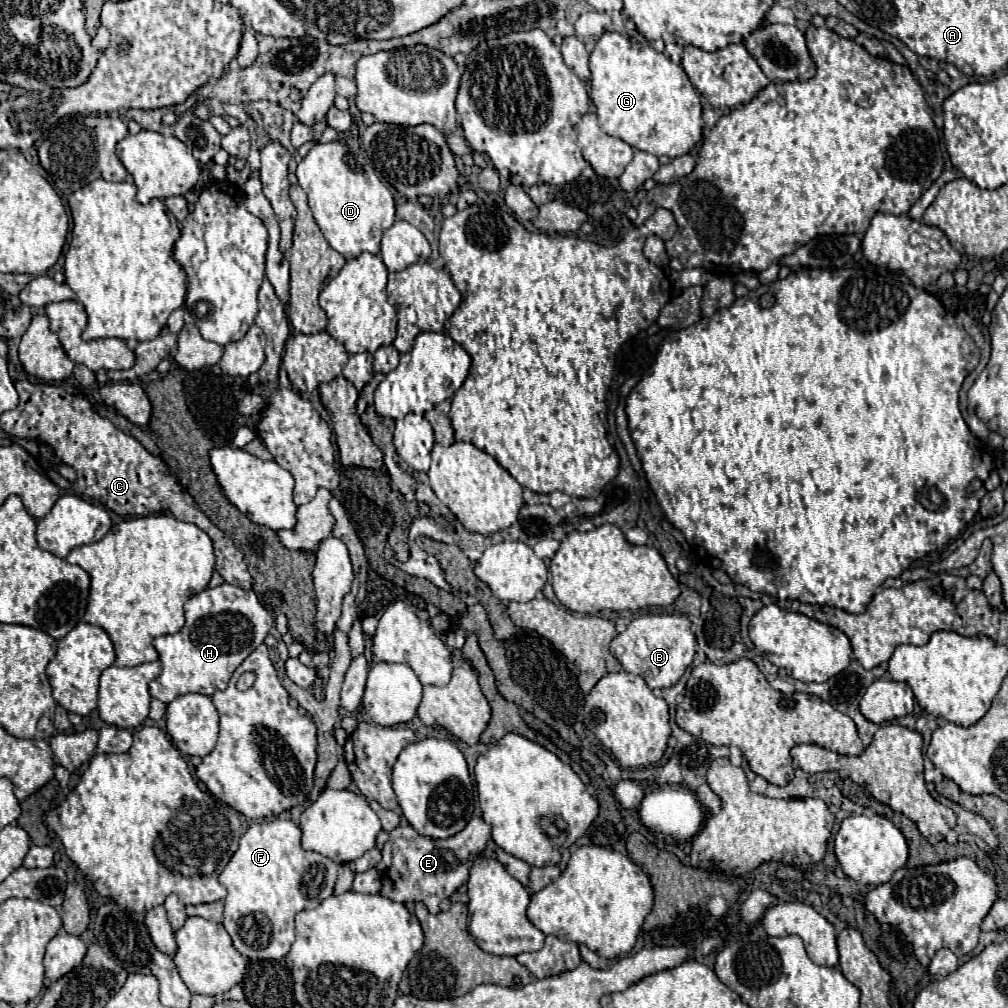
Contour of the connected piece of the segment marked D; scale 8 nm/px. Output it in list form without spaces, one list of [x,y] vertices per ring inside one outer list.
[[[318,142],[298,164],[296,176],[308,196],[316,224],[334,250],[346,260],[352,260],[362,252],[380,252],[382,232],[394,224],[394,196],[384,184],[370,182],[364,174],[362,158],[354,154],[346,142]]]

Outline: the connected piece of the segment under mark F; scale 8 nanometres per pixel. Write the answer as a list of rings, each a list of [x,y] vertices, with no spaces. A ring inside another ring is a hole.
[[[292,820],[254,822],[220,874],[220,884],[228,888],[222,924],[234,948],[250,960],[282,960],[294,942],[294,916],[334,894],[338,864],[302,850],[300,838],[302,830]]]

